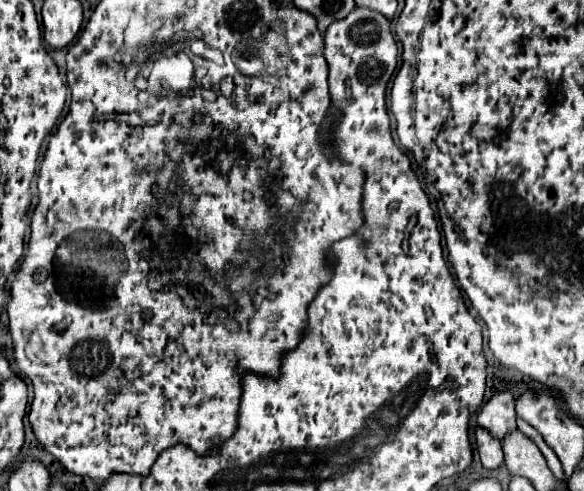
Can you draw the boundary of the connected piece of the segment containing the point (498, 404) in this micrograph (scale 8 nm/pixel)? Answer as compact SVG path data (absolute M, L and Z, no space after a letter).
M504 390L496 392L480 410L478 424L492 432L498 438L504 438L508 432L516 430L516 412L514 412L514 396Z

